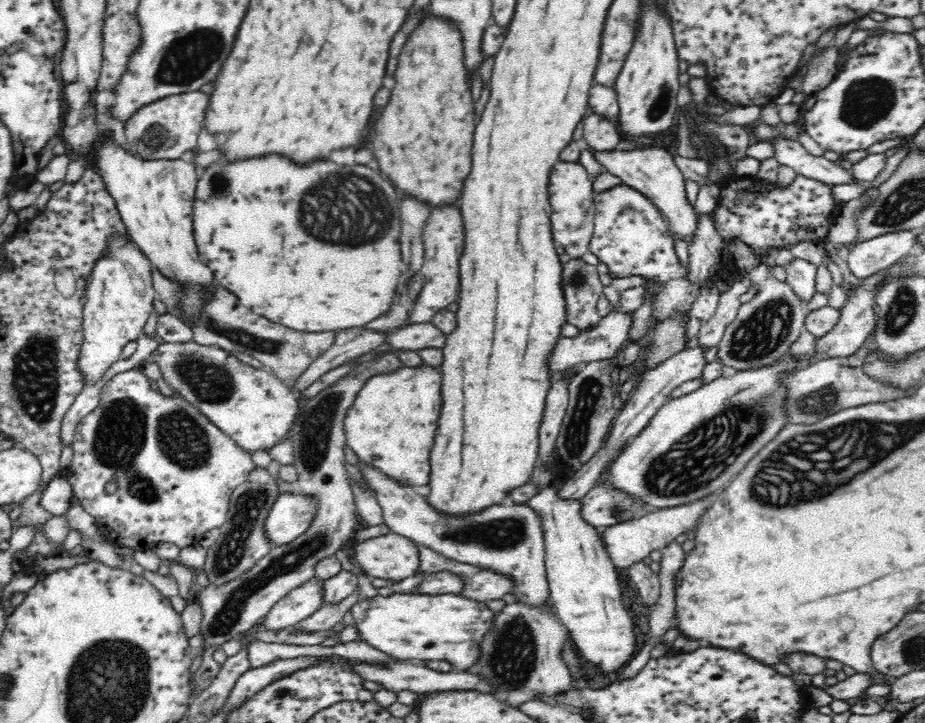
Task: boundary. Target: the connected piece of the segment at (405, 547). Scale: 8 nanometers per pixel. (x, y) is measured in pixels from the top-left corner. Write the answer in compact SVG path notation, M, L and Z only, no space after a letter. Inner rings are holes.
M389 533L354 545L355 564L370 578L400 582L419 570L418 544Z

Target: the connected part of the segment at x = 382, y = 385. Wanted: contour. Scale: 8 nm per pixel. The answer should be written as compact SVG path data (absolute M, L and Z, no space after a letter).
M423 362L369 378L344 417L347 444L358 459L404 486L429 484L429 454L443 403L442 381L440 369Z

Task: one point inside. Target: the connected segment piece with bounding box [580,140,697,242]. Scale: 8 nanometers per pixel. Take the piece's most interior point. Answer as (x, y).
(653, 171)

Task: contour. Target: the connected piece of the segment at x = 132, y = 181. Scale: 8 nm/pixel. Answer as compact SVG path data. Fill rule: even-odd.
M106 135L96 144L94 152L98 172L116 203L131 240L166 278L187 282L189 286L195 284L195 287L187 288L181 306L198 318L198 310L206 302L202 286L210 286L214 280L212 272L200 262L192 232L192 202L198 180L196 166L181 159L142 159Z

